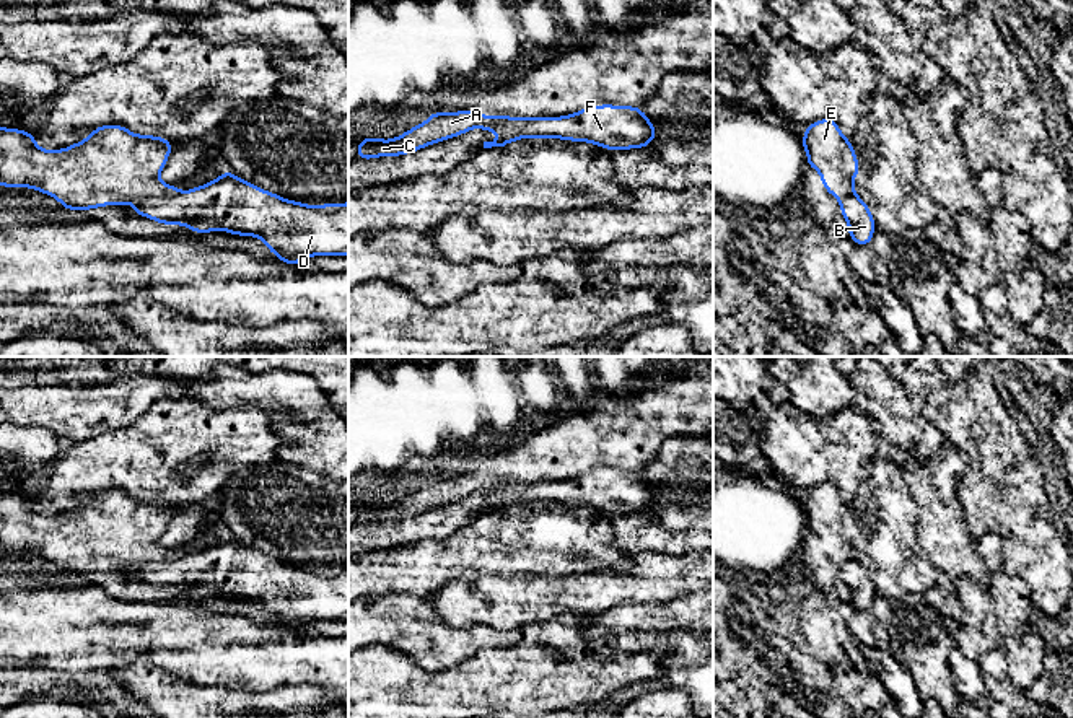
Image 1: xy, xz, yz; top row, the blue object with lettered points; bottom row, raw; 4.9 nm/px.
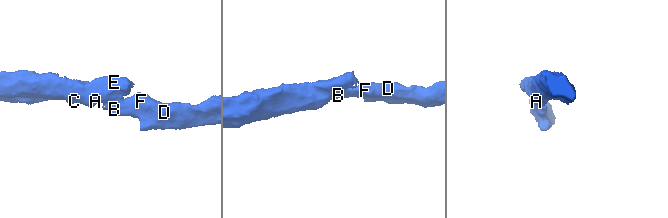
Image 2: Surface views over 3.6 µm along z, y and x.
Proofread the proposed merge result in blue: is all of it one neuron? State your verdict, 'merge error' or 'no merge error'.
merge error

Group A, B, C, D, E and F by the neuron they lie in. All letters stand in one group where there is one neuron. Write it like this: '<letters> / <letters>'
A C E / B D F

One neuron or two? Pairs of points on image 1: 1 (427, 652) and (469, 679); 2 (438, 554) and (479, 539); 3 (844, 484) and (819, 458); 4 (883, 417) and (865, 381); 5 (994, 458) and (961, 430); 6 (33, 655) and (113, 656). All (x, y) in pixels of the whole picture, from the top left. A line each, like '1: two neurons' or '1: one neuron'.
1: two neurons
2: one neuron
3: one neuron
4: one neuron
5: one neuron
6: one neuron

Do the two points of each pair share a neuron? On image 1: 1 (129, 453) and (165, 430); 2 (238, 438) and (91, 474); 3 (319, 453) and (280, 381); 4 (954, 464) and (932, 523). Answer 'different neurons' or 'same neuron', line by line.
1: same neuron
2: same neuron
3: same neuron
4: same neuron

